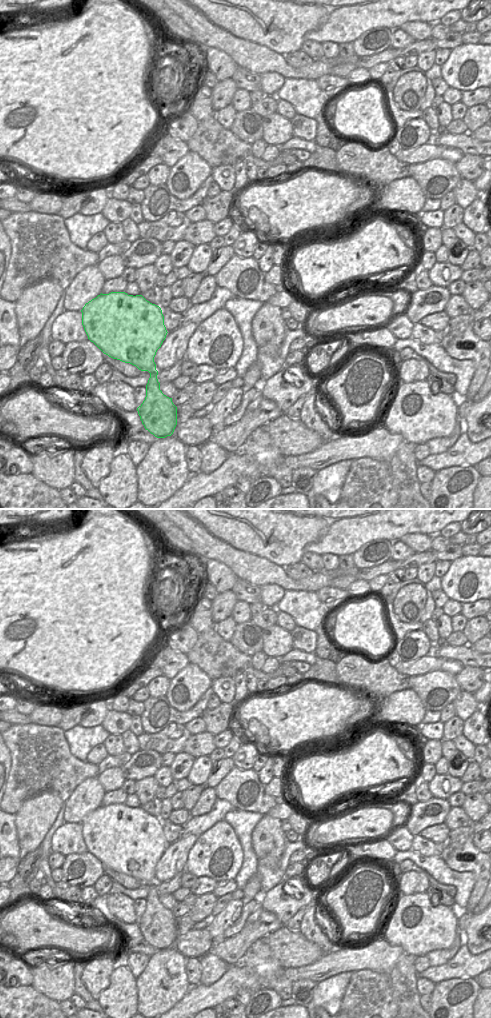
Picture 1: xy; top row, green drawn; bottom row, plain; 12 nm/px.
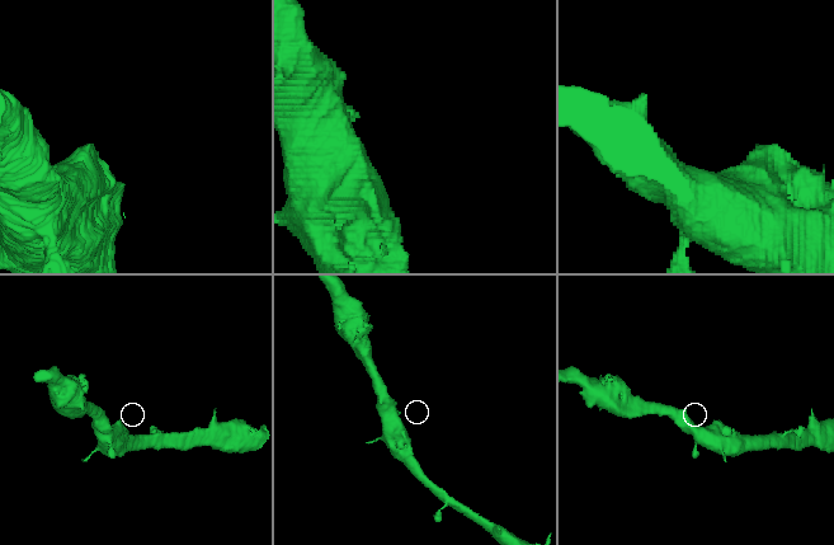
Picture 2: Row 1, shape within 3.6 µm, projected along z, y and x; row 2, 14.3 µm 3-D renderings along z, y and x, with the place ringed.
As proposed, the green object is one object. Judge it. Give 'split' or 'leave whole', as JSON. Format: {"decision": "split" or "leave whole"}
{"decision": "leave whole"}

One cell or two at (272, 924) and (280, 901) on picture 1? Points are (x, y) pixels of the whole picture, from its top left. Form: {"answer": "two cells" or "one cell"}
{"answer": "two cells"}

